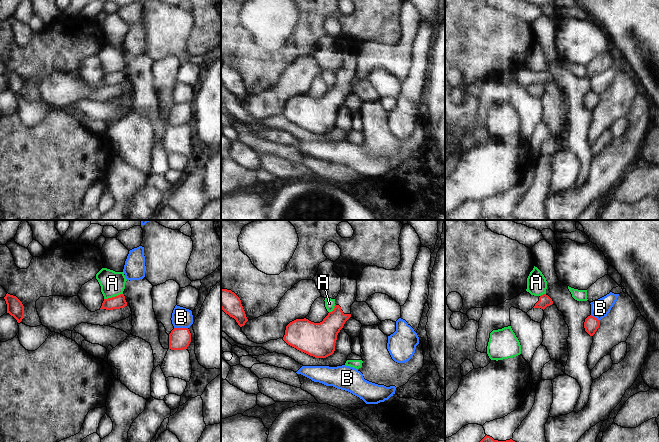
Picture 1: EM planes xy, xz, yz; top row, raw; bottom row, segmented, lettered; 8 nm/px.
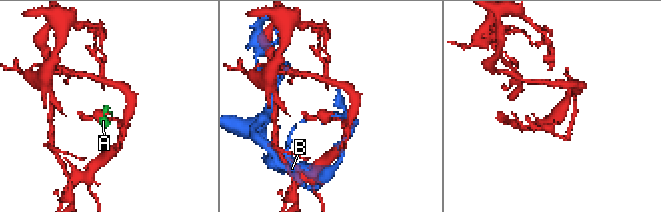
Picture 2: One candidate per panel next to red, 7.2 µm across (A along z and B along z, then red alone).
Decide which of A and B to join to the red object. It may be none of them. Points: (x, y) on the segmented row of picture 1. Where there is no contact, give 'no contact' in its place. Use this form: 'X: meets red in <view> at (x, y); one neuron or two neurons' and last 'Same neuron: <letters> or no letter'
A: meets red in xy at (113, 297); two neurons
B: meets red in xy at (181, 328); two neurons
Same neuron: no letter

